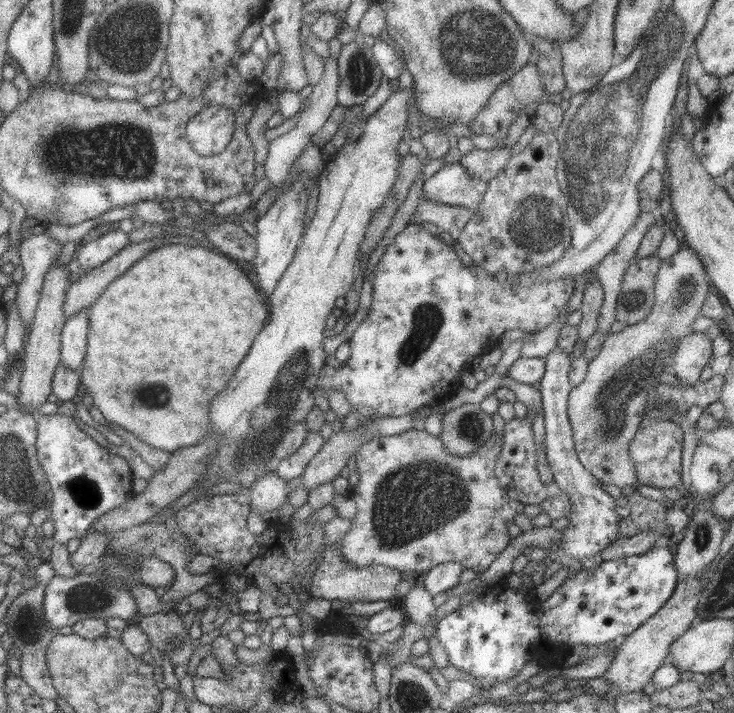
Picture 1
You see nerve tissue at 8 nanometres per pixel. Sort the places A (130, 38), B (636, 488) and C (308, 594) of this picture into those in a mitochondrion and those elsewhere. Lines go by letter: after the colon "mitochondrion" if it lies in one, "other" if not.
A: mitochondrion
B: other
C: other

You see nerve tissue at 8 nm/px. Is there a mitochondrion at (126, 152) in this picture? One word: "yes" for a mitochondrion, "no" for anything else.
yes

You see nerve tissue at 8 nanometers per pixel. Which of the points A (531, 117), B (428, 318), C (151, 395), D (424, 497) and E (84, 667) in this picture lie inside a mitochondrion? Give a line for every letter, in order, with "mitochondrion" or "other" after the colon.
A: other
B: mitochondrion
C: mitochondrion
D: mitochondrion
E: other

